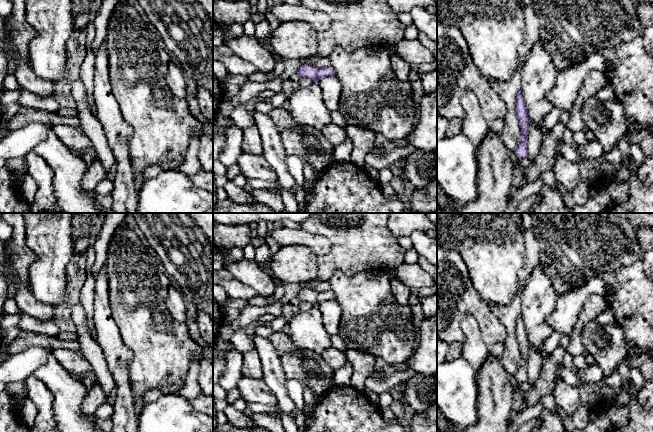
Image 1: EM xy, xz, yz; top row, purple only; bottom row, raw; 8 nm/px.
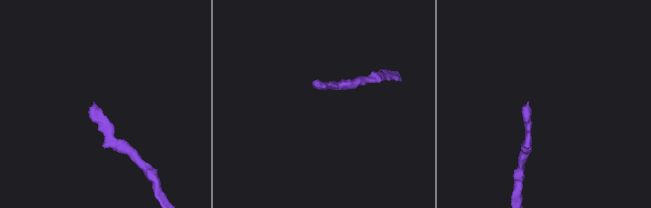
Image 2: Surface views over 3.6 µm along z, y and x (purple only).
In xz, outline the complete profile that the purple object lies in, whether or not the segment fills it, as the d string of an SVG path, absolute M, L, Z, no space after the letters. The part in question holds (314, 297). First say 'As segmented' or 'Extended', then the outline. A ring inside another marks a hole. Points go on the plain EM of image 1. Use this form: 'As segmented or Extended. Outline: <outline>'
As segmented. Outline: M301 289L298 294L298 300L311 303L313 306L318 306L323 301L335 300L334 293L331 290L328 291L316 291L310 289Z

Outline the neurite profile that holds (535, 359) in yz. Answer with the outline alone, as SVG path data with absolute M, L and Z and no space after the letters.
M533 346L529 348L527 359L527 375L530 386L534 386L537 378L540 375L543 365L543 355Z

